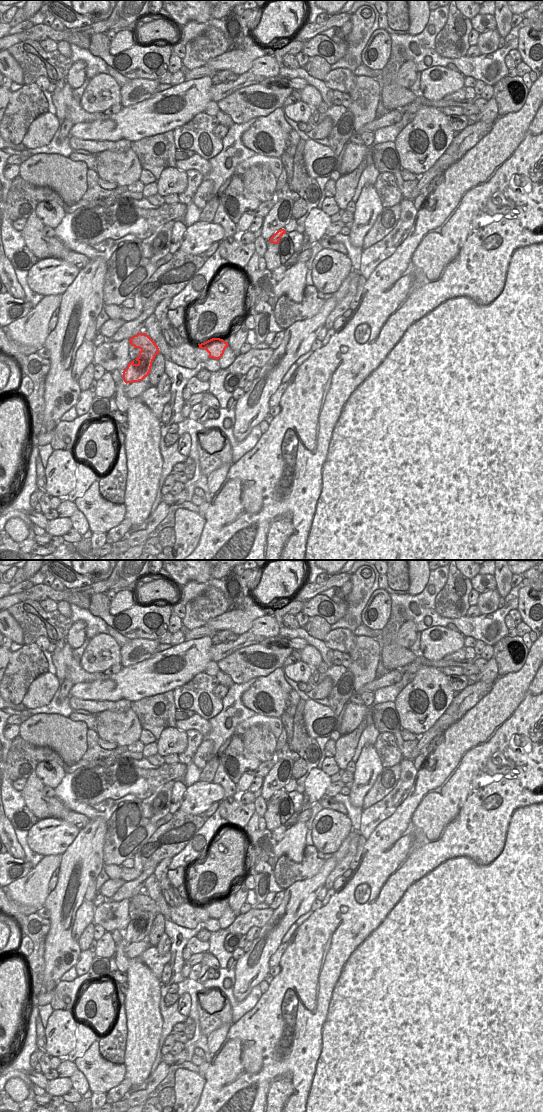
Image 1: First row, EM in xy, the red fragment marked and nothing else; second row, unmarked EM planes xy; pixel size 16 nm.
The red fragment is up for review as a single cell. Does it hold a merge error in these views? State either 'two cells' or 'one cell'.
two cells

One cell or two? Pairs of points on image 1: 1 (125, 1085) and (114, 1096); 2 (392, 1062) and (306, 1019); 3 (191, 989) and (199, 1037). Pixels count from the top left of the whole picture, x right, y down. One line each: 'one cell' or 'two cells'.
1: one cell
2: one cell
3: one cell

